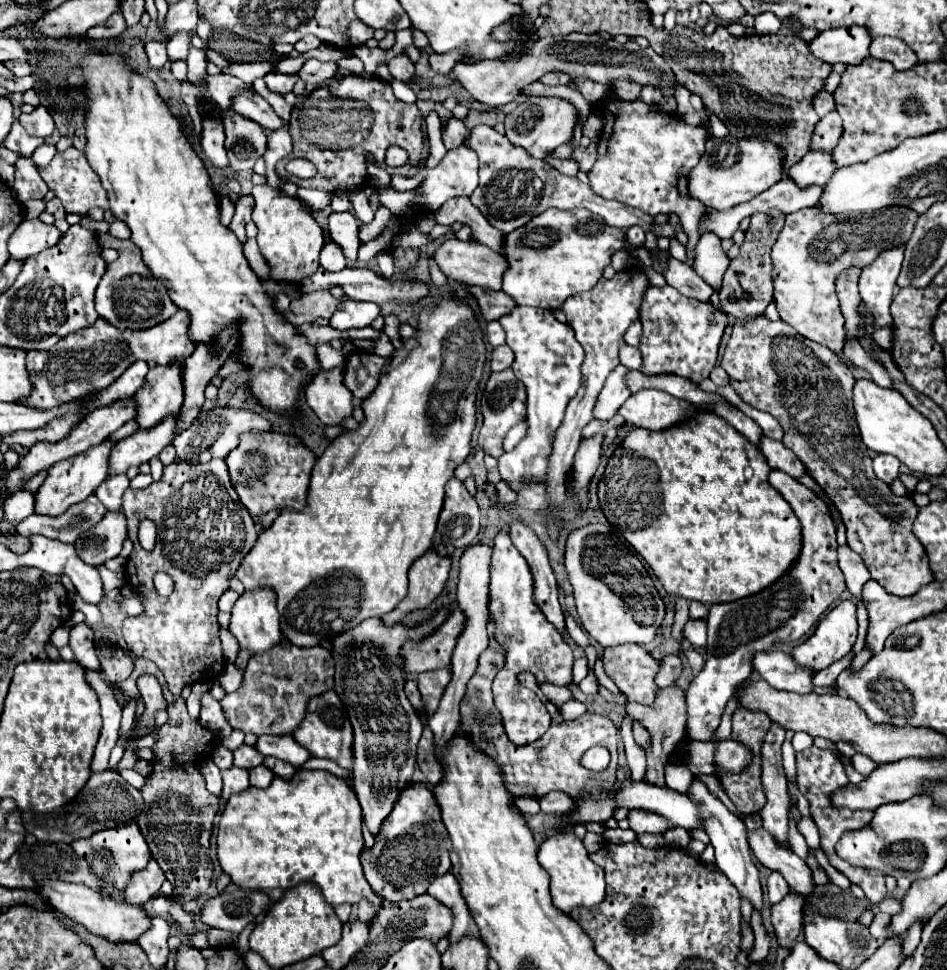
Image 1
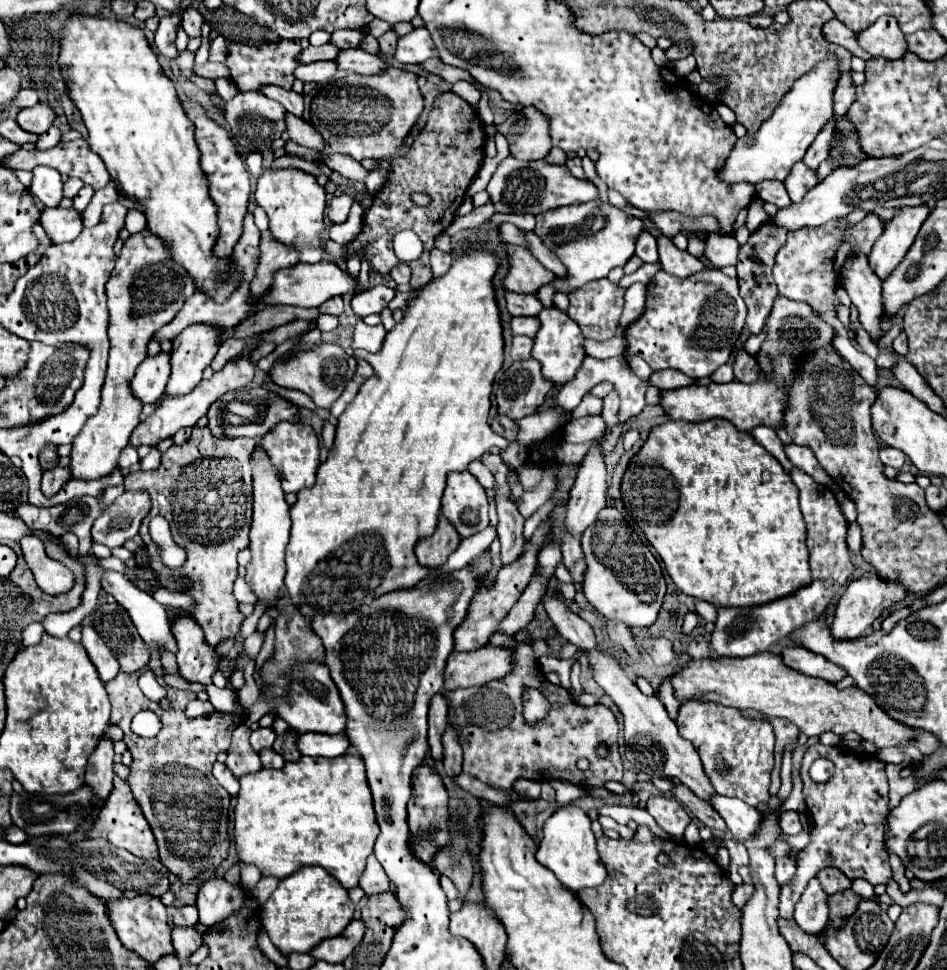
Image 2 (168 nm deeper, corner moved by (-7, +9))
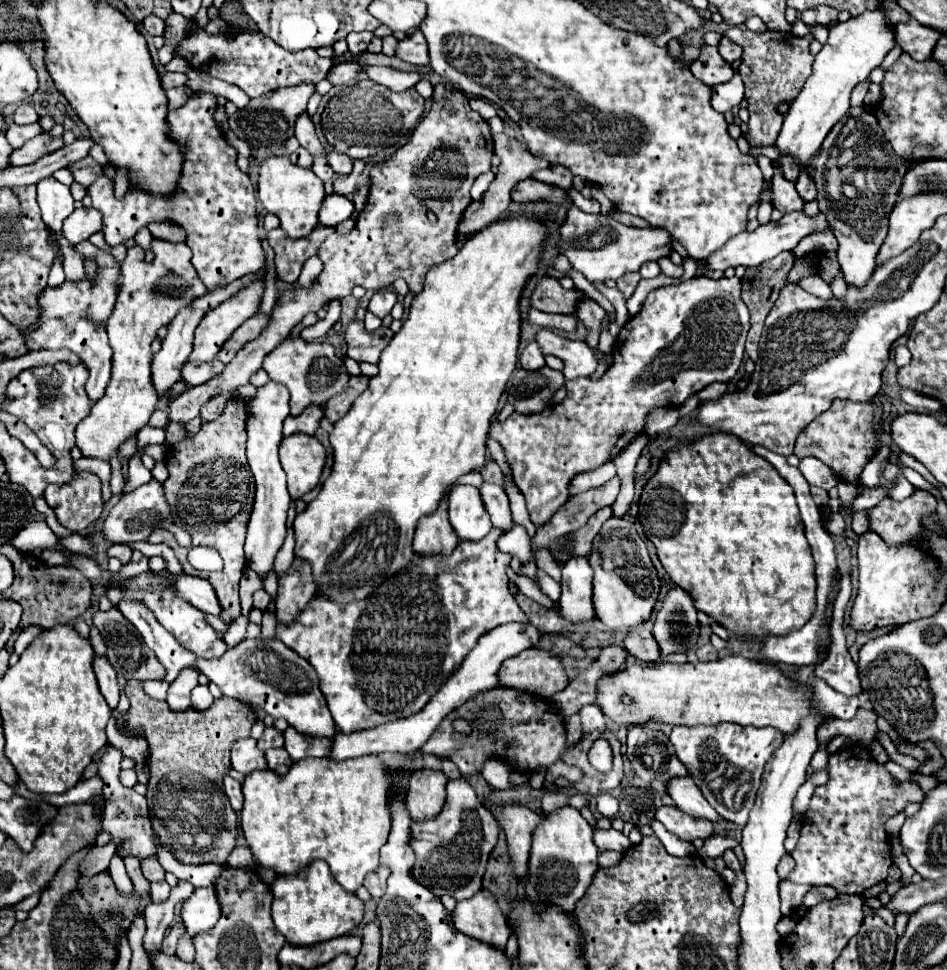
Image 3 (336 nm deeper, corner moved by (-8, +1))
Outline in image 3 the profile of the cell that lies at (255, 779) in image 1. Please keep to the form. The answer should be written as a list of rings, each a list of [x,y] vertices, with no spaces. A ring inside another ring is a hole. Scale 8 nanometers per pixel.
[[[284,747],[266,751],[266,759],[268,759],[268,769],[274,769],[276,773],[286,773],[286,771],[290,769],[290,765],[294,763],[294,761],[288,757],[288,753],[286,753]]]

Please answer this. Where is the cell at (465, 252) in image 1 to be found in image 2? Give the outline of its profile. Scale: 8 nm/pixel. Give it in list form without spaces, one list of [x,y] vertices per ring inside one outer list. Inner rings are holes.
[[[503,245],[509,257],[509,271],[503,279],[503,287],[515,293],[535,293],[535,287],[549,283],[555,275],[547,271],[525,247]]]

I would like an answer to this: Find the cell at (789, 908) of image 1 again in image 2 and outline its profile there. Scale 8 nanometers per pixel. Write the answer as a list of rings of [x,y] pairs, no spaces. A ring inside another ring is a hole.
[[[815,743],[805,751],[801,765],[803,797],[815,825],[811,829],[811,847],[799,851],[795,877],[791,879],[791,883],[785,883],[781,887],[779,917],[793,919],[795,905],[801,899],[809,879],[827,865],[843,869],[849,879],[867,879],[871,885],[887,885],[891,881],[889,853],[885,849],[883,837],[885,817],[889,813],[889,785],[883,767],[883,761],[865,755],[855,757],[841,747],[825,747],[821,743]],[[817,757],[825,757],[835,763],[835,773],[827,783],[815,783],[813,779],[809,779],[809,767]]]

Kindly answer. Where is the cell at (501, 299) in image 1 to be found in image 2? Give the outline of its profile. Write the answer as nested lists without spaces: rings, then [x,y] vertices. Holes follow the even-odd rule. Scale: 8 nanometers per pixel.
[[[505,291],[505,301],[507,301],[507,311],[511,315],[531,315],[531,317],[535,317],[543,309],[543,305],[535,299],[533,293]]]

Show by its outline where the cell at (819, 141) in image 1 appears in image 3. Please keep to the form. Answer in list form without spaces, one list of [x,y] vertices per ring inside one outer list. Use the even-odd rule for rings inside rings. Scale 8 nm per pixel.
[[[800,175],[800,179],[796,181],[796,191],[804,199],[804,203],[816,199],[816,185],[812,183],[812,179],[808,175]]]

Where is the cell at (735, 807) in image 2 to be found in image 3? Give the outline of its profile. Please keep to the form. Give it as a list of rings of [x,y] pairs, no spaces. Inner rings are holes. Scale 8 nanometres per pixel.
[[[686,775],[686,777],[674,777],[666,783],[668,795],[676,803],[676,807],[688,815],[700,817],[700,819],[712,819],[714,823],[720,823],[720,815],[710,807],[710,803],[704,799],[696,783]]]

